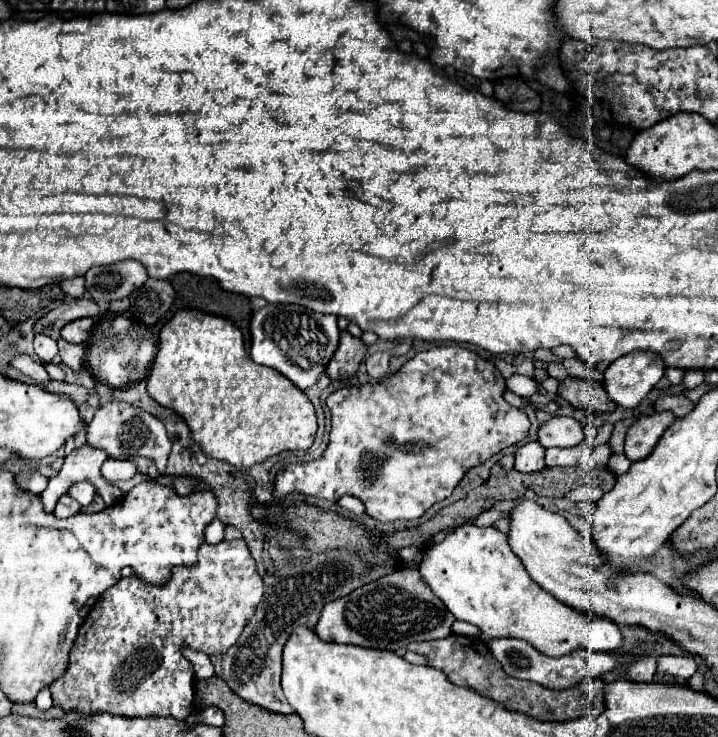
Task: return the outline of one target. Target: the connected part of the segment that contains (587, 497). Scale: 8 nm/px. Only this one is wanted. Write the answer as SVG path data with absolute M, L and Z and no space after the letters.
M582 485L574 491L568 493L568 499L572 501L598 501L602 497L602 489L600 487L594 487L594 485Z

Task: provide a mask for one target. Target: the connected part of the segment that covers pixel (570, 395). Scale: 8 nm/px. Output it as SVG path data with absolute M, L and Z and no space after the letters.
M568 377L560 381L558 393L562 399L566 399L574 407L582 407L596 413L610 413L614 411L614 403L608 399L604 387L600 381L592 379L580 379L580 377Z

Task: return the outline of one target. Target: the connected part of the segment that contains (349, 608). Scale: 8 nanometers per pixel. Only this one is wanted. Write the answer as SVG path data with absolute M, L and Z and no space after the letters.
M396 569L342 599L326 603L316 633L324 641L396 651L412 641L442 639L452 633L452 623L454 615L450 615L446 605L434 597L416 569Z

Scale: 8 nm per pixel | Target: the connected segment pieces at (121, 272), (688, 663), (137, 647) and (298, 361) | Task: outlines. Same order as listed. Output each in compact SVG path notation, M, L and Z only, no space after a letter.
M120 261L106 267L92 267L86 275L86 291L94 301L114 301L128 297L148 279L146 267L138 261Z
M660 655L658 657L658 673L670 673L674 677L690 679L698 669L698 663L692 655L676 657L676 655Z
M242 539L222 541L218 545L204 543L198 551L198 565L174 567L172 579L164 587L146 585L136 575L120 579L120 583L102 593L86 621L80 625L70 651L68 671L50 685L54 705L60 705L64 711L76 709L82 713L106 711L124 717L172 715L176 719L186 719L194 709L194 667L184 657L182 649L190 647L206 655L226 653L254 617L262 595L262 577Z
M266 305L250 321L252 347L250 357L266 367L286 375L298 389L310 387L324 371L340 343L336 315L322 315L300 305Z

